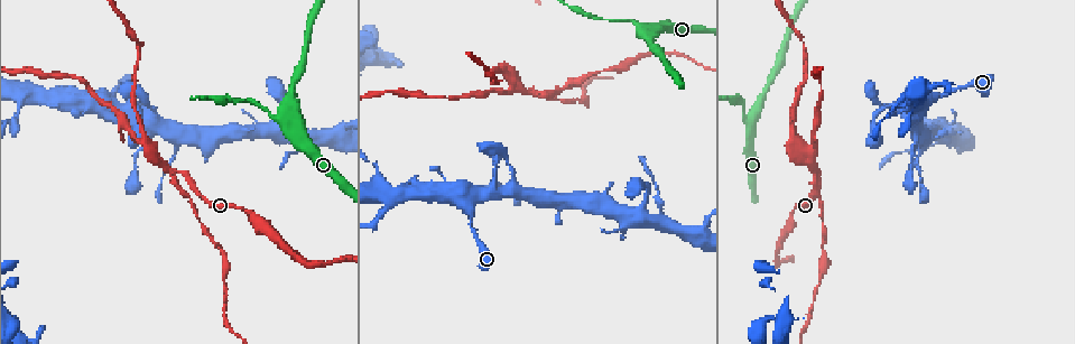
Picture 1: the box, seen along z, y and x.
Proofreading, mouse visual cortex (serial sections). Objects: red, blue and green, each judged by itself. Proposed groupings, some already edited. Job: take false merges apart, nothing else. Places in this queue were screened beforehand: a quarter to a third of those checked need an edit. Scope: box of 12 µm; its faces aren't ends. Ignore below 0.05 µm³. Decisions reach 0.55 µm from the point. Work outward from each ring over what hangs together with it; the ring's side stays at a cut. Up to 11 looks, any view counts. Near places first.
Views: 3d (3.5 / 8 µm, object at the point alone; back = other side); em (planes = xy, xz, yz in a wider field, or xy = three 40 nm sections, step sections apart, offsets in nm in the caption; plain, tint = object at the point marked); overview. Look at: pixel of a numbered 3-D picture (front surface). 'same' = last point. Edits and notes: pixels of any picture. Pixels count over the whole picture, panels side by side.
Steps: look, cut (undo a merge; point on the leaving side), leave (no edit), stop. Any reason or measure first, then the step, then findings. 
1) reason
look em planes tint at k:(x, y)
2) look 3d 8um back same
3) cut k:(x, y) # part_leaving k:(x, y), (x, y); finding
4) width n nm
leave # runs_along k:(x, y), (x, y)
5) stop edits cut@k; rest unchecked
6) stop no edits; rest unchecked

branch point
look 3d 3.5um at 1:(284, 121)

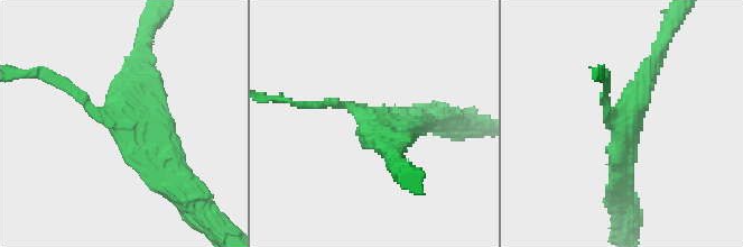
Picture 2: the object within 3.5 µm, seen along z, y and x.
now the EM
look em xy step 5 tint at 2:(629, 117)

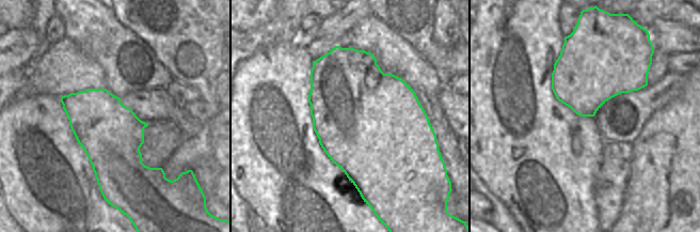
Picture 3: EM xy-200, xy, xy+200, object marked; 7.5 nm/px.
look em planes tint same

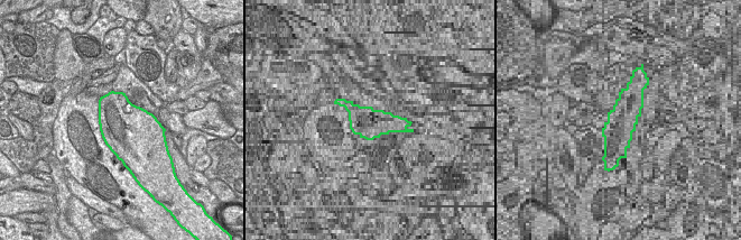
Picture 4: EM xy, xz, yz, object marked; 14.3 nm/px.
leave # one cell here

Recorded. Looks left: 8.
look 3d 3.5um back at 1:(659, 219)

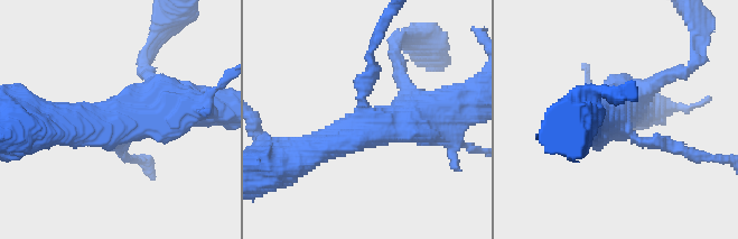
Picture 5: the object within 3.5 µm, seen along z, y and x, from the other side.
look em xy step 2 tint at 5:(366, 120)

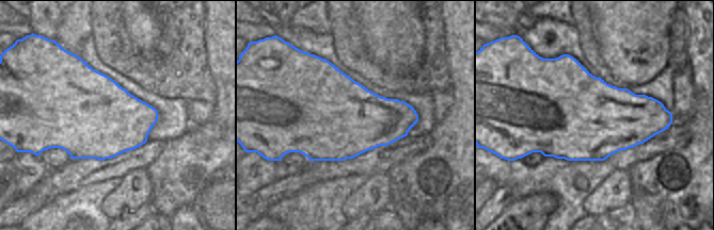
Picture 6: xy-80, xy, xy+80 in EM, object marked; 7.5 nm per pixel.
cut 5:(675, 145) # part_leaving 5:(640, 141), (725, 159); a second cell is stuck on

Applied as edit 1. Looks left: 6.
see it whole again
look overview

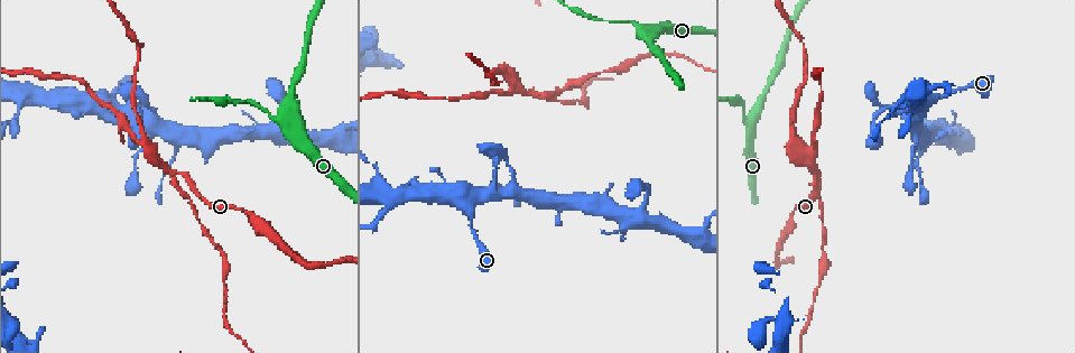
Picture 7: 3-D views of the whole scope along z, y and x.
look 3d 3.5um at 7:(615, 68)

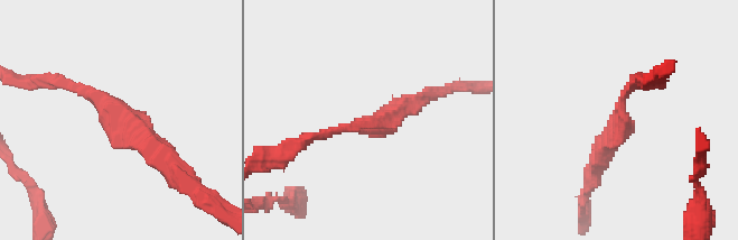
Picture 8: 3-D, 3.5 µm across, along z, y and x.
arm_widths 150, 300 nm
look em xy step 5 tint at 8:(111, 114)

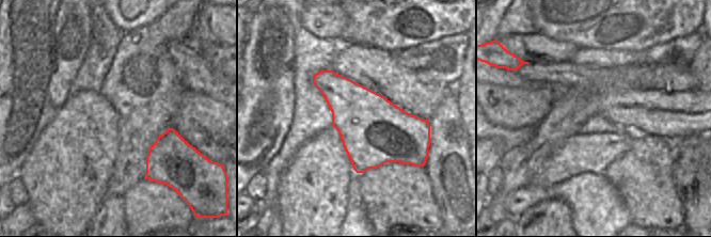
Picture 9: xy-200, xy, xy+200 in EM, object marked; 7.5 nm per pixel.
cut it another way
look em xy step 1 tint same

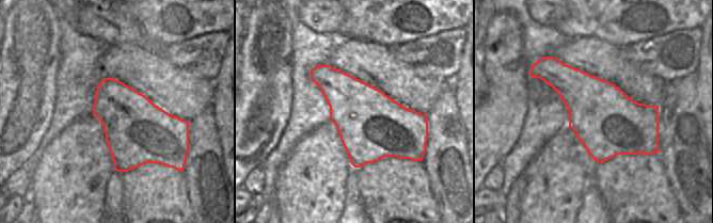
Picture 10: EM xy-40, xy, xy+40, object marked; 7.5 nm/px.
leave # runs_along 8:(53, 81), (97, 94), (166, 159); all the same cell

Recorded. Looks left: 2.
abrupt turn
look 3d 8um at 7:(177, 171)

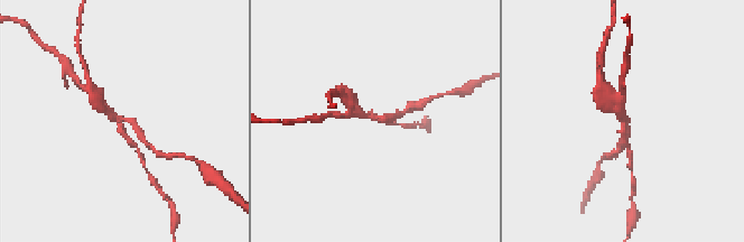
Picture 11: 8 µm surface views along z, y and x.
need the tissue
look em planes tint at 11:(374, 116)

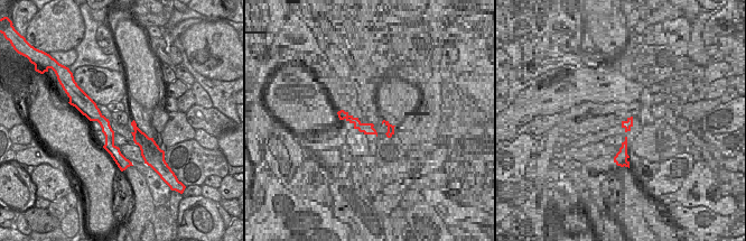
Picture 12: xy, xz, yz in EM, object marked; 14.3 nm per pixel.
cut 11:(347, 92) # a second cell is stuck on

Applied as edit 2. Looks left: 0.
stop edits cut@5, cut@11; rest unchecked

